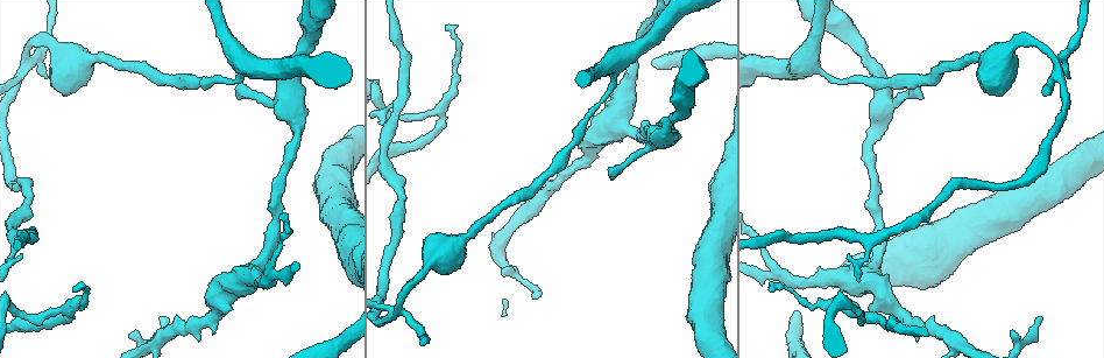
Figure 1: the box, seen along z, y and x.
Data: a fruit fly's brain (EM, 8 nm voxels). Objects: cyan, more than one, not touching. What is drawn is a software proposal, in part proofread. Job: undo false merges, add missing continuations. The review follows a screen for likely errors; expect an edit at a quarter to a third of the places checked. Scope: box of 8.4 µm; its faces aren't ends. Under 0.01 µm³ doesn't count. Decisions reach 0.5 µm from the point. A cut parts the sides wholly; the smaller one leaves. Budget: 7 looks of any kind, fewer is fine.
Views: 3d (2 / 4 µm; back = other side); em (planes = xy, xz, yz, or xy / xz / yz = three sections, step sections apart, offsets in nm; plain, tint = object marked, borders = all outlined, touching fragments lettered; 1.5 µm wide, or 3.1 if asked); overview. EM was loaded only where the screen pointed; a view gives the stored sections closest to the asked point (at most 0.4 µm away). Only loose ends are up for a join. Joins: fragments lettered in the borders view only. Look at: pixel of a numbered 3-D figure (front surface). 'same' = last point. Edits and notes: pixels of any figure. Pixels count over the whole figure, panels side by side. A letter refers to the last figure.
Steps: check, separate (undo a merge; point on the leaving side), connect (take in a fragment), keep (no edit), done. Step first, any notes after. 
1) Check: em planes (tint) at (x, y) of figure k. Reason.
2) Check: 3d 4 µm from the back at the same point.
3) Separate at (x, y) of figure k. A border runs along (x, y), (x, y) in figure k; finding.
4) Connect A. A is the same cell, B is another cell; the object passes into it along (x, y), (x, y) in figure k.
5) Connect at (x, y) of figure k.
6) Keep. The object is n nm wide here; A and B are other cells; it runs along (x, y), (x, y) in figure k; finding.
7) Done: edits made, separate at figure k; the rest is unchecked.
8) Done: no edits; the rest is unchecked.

Check: 3d 2 µm at (773, 291) of figure 1.

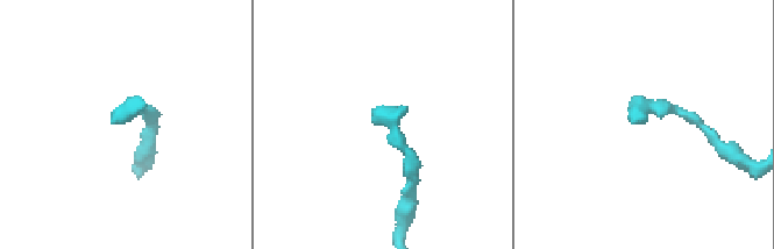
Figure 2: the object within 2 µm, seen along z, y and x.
Check: em xy step 4 (tint) at (633, 121) of figure 2. Now the EM.

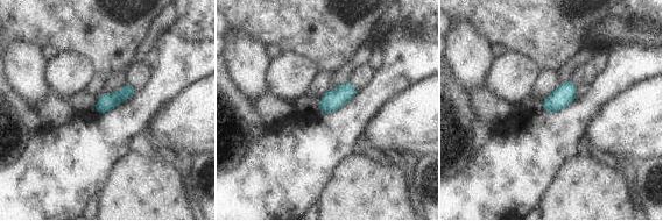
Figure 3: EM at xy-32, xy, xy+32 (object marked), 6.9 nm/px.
Check: em planes (borders) at the same point.

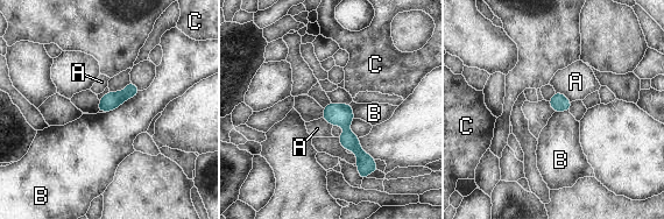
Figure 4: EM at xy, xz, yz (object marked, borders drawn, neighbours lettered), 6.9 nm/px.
Keep. A, B and C are other cells; none of them fits.

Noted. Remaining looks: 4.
Check: 3d 4 µm at (67, 309) of figure 1. Two arms in line, one across.

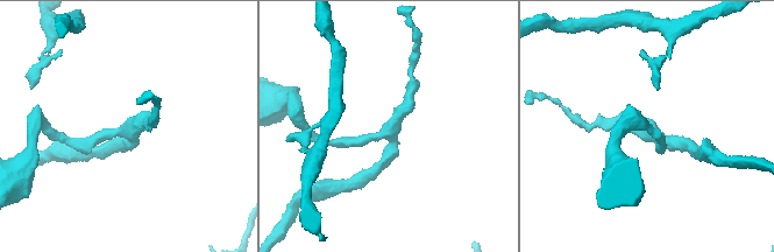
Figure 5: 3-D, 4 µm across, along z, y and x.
Check: em planes (borders) at (125, 130) of figure 5. Shape alone is not enough.

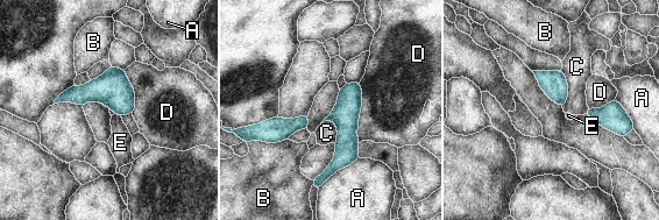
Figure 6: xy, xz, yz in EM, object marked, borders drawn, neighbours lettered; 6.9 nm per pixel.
Keep. The longest contact is with D, 420 nm; A, B, C, D and E are other cells; it runs along (358, 85), (346, 154), (321, 178) in figure 6; all the same neuron.

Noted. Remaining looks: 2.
Check: 3d 4 µm at (160, 318) of figure 1. Thin end.

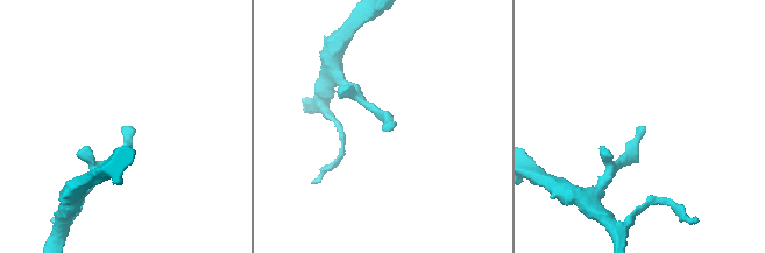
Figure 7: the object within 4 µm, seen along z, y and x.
Check: em planes (borders) at (124, 126) of figure 7.

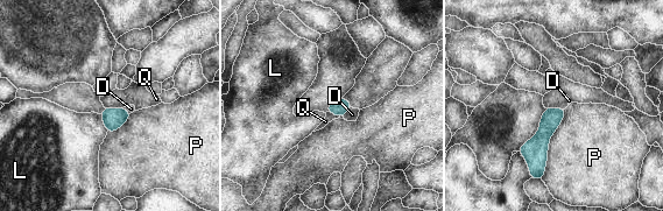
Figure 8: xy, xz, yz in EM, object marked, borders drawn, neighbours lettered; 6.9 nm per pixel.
Connect D. The object is 110 nm wide here; the longest contact is with P, 500 nm; D is the same cell, L, P and Q are other cells; it goes on there.

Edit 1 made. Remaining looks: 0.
Done: edits made, connect at figure 8; the rest is unchecked.

